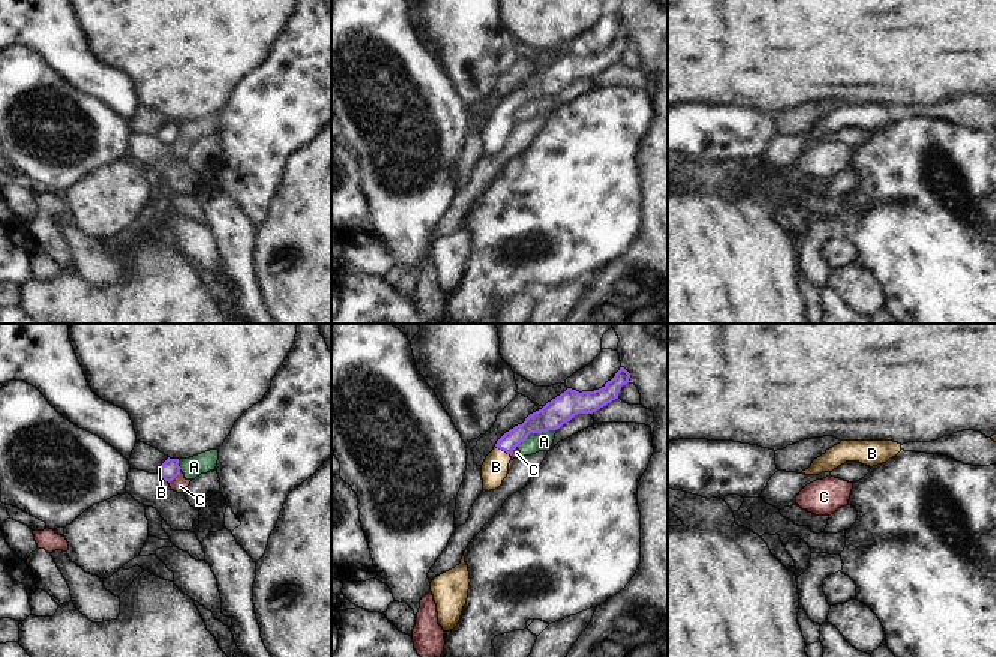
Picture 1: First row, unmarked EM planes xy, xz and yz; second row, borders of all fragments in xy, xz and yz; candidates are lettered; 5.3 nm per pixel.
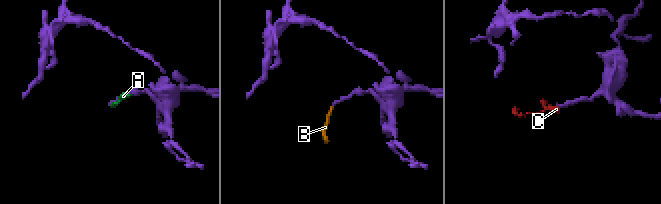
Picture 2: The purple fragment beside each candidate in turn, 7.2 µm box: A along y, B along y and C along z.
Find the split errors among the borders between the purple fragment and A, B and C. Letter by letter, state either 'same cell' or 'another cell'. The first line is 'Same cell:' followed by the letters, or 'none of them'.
Same cell: B
A: another cell
B: same cell
C: another cell

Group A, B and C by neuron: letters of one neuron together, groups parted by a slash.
A C / B

